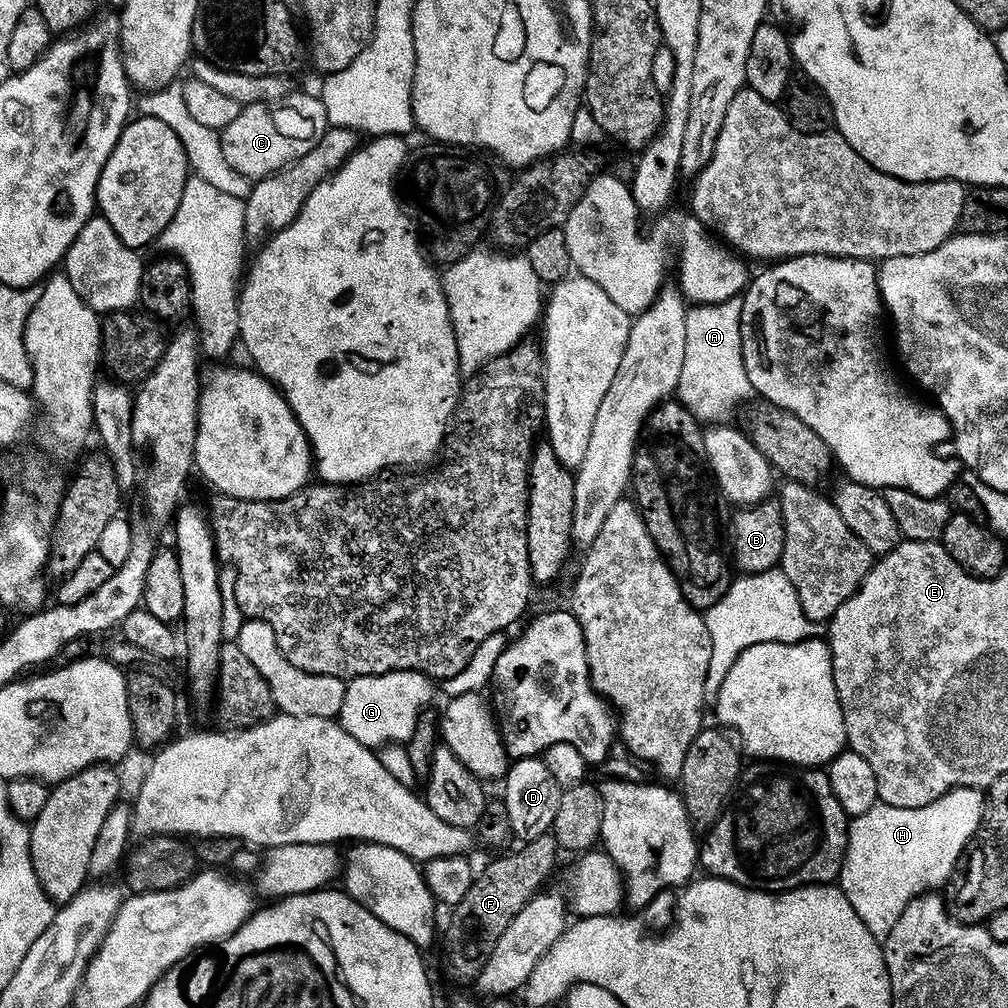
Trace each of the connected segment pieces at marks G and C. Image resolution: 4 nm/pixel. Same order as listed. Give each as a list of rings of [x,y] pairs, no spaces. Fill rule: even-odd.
[[[390,671],[382,675],[356,676],[344,687],[338,722],[358,742],[373,750],[385,744],[408,742],[416,732],[416,719],[427,706],[436,688],[431,677],[421,672]],[[434,687],[434,688],[433,688]]]
[[[293,90],[275,104],[243,105],[238,118],[220,132],[222,153],[238,174],[255,182],[293,164],[302,154],[310,154],[329,127],[326,106],[319,95]]]

